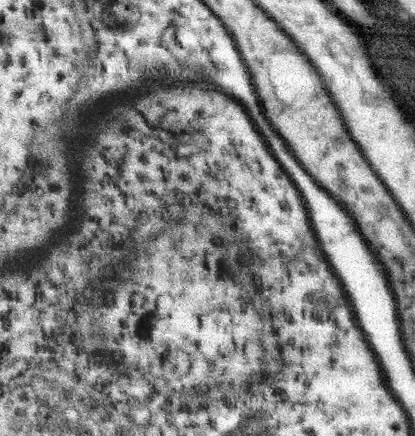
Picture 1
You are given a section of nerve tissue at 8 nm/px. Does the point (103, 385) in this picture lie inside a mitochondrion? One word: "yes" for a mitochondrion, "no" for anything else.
yes

